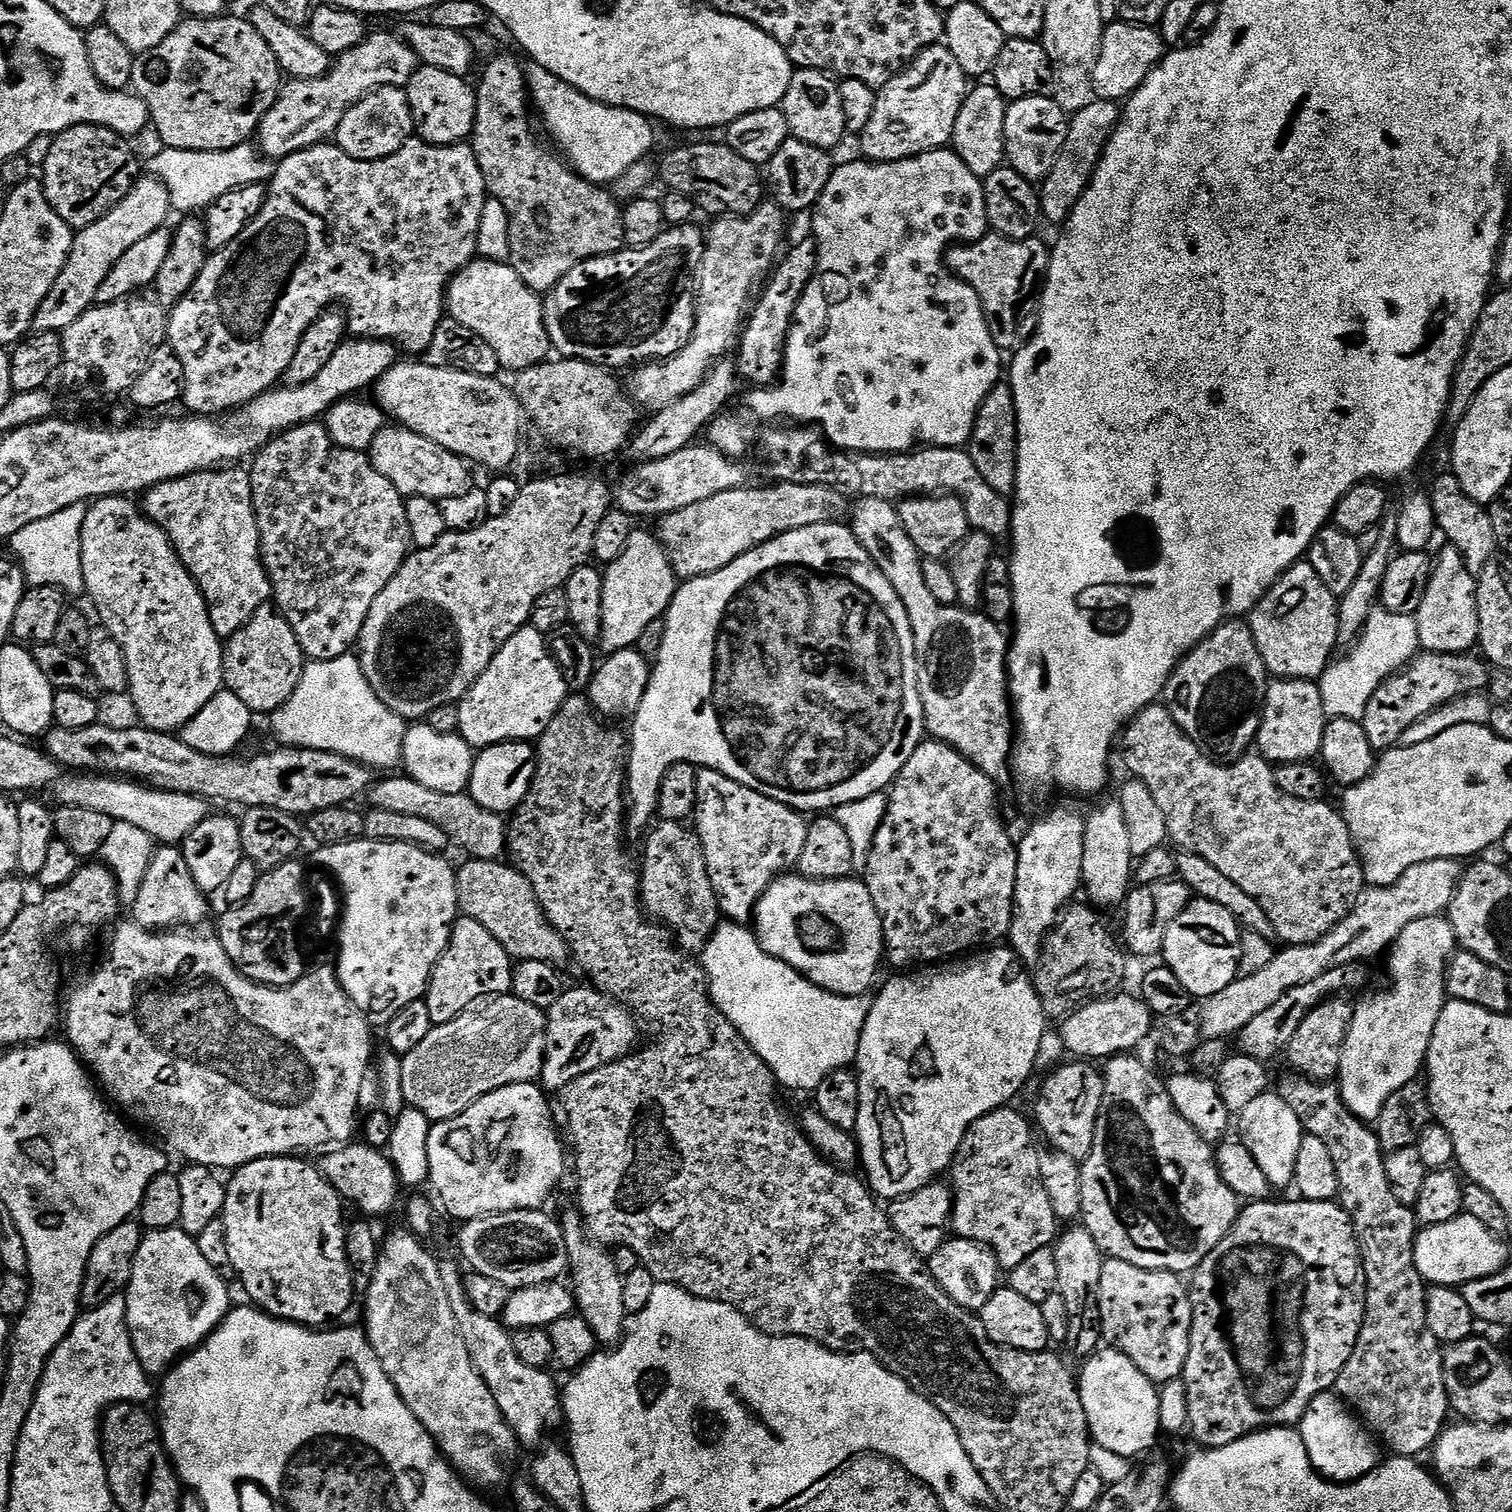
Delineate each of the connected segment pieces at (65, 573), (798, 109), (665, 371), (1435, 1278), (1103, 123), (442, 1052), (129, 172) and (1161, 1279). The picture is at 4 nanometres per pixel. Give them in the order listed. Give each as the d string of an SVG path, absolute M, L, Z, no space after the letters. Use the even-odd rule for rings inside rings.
M84 504L66 506L66 510L50 518L42 518L38 522L30 522L30 526L22 526L18 534L10 537L13 552L11 555L23 569L25 581L31 587L62 588L69 597L85 591L82 572L82 526L86 522L87 513L88 508Z
M796 68L786 90L782 107L786 114L791 139L810 142L810 146L835 150L848 132L846 110L842 108L840 85L829 73L819 68Z
M765 202L745 216L722 216L711 221L712 229L709 227L706 232L704 262L698 280L696 329L688 339L688 345L676 356L641 363L632 376L631 395L641 405L644 403L649 413L661 412L663 408L686 398L686 394L694 391L708 377L712 367L725 359L731 348L733 351L739 345L757 291L756 284L765 283L785 247L787 219L789 217L779 204Z
M1467 1214L1421 1227L1416 1233L1414 1246L1414 1262L1418 1274L1429 1285L1459 1289L1478 1278L1501 1272L1510 1262L1510 1256L1500 1238L1485 1224L1478 1222L1478 1218Z
M1093 98L1090 106L1071 113L1068 121L1066 142L1058 154L1058 162L1054 162L1054 170L1039 185L1040 210L1045 221L1063 225L1074 210L1078 198L1088 188L1088 183L1094 178L1094 170L1104 153L1109 138L1120 125L1122 108L1115 100Z
M511 994L493 996L450 1022L433 1026L430 1034L426 1034L426 1038L422 1038L414 1050L403 1053L402 1090L399 1095L407 1107L416 1108L433 1122L454 1118L478 1102L478 1098L502 1086L539 1081L546 1054L547 1034L548 1017L545 1009L530 1006L530 1002L522 1002L522 998Z
M79 124L57 132L42 167L44 193L54 210L72 227L79 230L106 218L142 175L142 160L132 149L133 141L118 135L113 128L97 124Z
M1111 1258L1105 1259L1102 1266L1102 1278L1098 1282L1098 1306L1100 1307L1100 1330L1103 1339L1111 1347L1134 1362L1156 1386L1169 1384L1172 1380L1181 1379L1186 1366L1186 1354L1190 1354L1190 1330L1192 1329L1192 1303L1188 1297L1188 1288L1175 1272L1146 1270L1130 1266Z

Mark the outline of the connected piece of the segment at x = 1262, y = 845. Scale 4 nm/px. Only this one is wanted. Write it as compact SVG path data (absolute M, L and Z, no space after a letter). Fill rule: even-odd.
M1160 702L1151 704L1149 708L1144 708L1136 715L1135 720L1123 729L1122 744L1123 740L1124 760L1128 763L1129 770L1132 771L1129 773L1135 779L1143 781L1154 794L1154 800L1161 807L1162 814L1166 814L1168 840L1185 853L1201 856L1206 862L1210 862L1210 865L1217 867L1222 874L1226 874L1227 878L1230 878L1230 881L1234 882L1236 886L1240 886L1258 904L1263 919L1268 924L1272 923L1273 930L1284 939L1285 945L1313 944L1314 941L1321 940L1327 932L1334 930L1334 926L1338 926L1338 922L1342 922L1342 918L1346 918L1352 913L1361 892L1366 888L1364 867L1360 865L1360 856L1356 852L1356 845L1352 843L1352 835L1346 826L1343 815L1337 809L1335 812L1328 802L1324 800L1302 801L1284 792L1280 787L1279 780L1277 780L1277 773L1274 771L1273 765L1259 754L1245 754L1240 759L1231 762L1213 760L1180 729L1178 722L1168 713L1167 707Z

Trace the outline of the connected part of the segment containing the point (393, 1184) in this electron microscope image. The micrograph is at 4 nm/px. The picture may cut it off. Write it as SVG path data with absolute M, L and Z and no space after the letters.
M348 1142L344 1148L333 1147L329 1156L324 1156L318 1161L318 1167L324 1174L324 1179L331 1184L332 1189L340 1195L341 1201L349 1205L357 1204L363 1215L368 1218L372 1216L384 1216L396 1204L396 1195L402 1192L396 1167L381 1149L373 1148L367 1142Z

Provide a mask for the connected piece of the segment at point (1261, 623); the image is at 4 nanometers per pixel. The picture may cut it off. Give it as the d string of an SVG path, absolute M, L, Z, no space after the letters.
M1301 562L1287 568L1272 589L1256 603L1250 613L1252 637L1262 654L1262 662L1273 677L1281 680L1319 681L1333 659L1336 644L1340 640L1340 606L1338 597L1318 578L1318 570L1307 562Z

